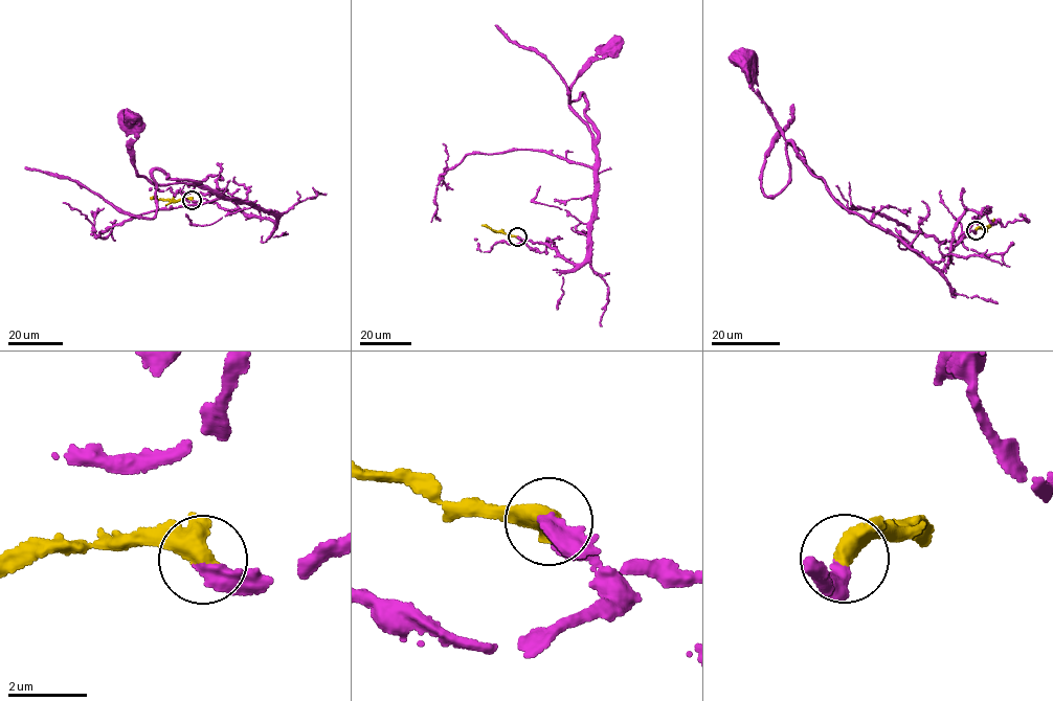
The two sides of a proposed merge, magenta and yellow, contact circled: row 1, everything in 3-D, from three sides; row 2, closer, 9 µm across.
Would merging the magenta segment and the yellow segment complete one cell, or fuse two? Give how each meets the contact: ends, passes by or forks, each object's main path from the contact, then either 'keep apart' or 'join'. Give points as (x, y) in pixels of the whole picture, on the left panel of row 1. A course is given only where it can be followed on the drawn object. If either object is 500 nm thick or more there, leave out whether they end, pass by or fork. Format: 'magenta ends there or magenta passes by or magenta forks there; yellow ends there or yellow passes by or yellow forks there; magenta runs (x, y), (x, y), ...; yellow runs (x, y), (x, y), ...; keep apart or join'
magenta ends there; yellow passes by; magenta runs (192, 200), (206, 199), (222, 208), (276, 219), (197, 184), (158, 184), (139, 176), (131, 155), (133, 118); yellow runs (192, 200), (150, 197); join

